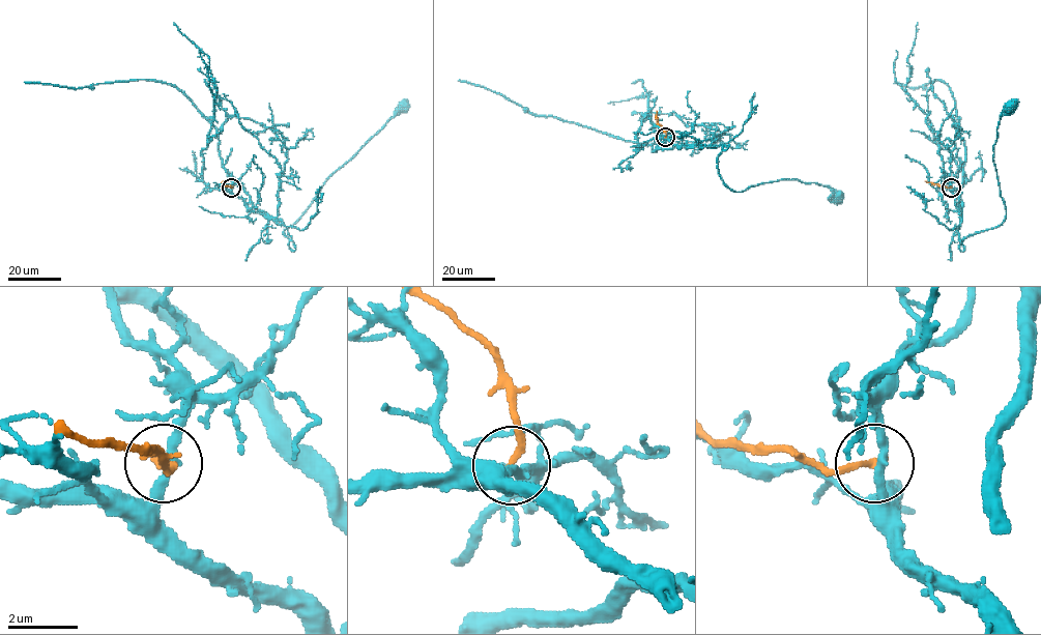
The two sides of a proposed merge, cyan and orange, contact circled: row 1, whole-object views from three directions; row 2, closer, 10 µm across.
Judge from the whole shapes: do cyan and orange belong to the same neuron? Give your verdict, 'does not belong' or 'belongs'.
does not belong

